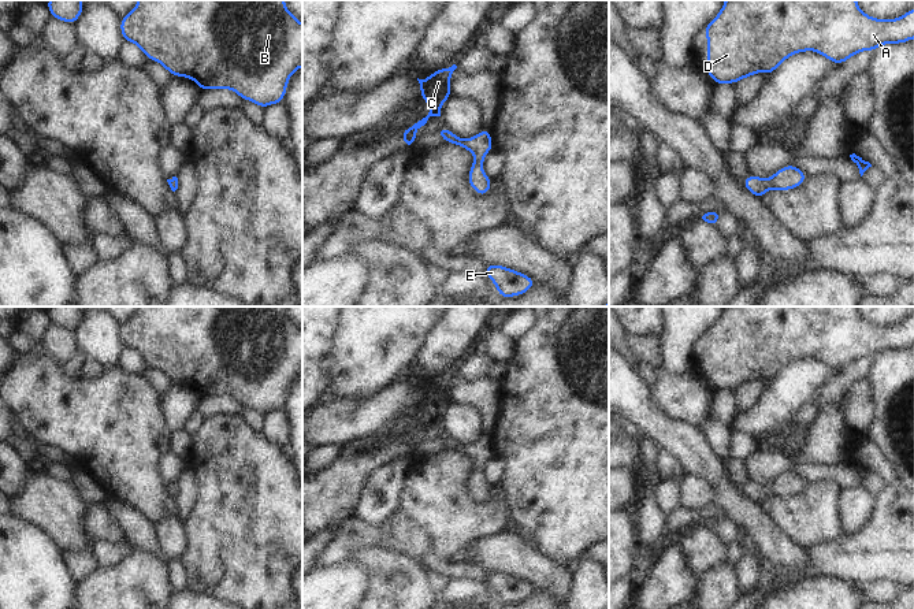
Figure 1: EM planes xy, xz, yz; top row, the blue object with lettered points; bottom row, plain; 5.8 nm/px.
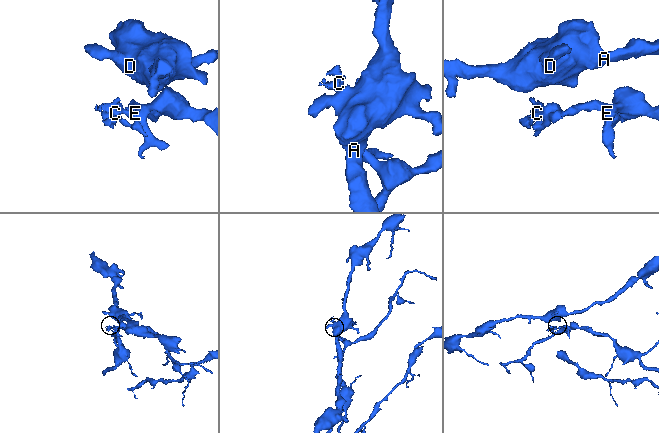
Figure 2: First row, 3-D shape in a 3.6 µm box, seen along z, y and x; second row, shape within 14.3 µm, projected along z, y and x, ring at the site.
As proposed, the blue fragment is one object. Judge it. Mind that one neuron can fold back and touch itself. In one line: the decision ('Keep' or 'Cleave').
Keep

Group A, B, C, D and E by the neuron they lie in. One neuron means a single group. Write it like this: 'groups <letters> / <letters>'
groups A B C D E

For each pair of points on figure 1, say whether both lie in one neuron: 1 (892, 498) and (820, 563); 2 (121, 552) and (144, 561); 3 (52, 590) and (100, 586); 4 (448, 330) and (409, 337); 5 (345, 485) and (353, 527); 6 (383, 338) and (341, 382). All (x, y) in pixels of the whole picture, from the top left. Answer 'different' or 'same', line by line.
1: same
2: different
3: different
4: different
5: different
6: same

